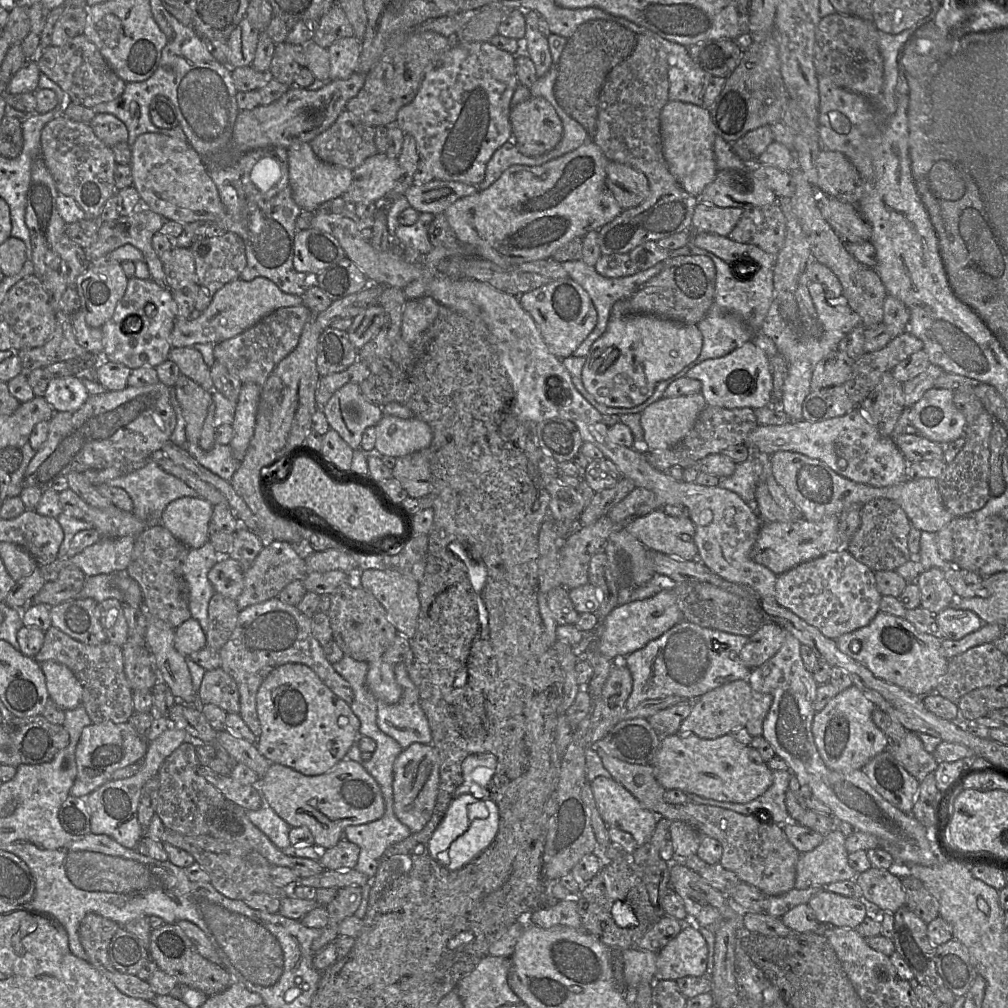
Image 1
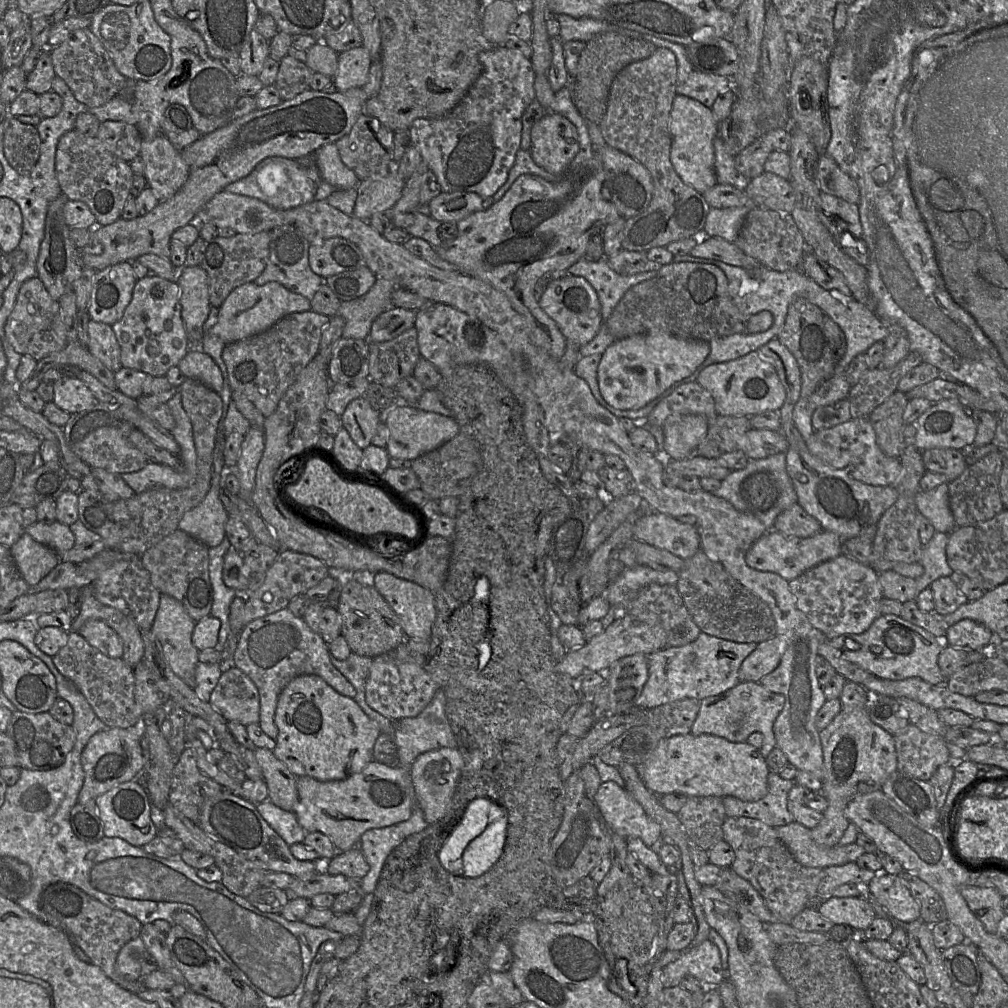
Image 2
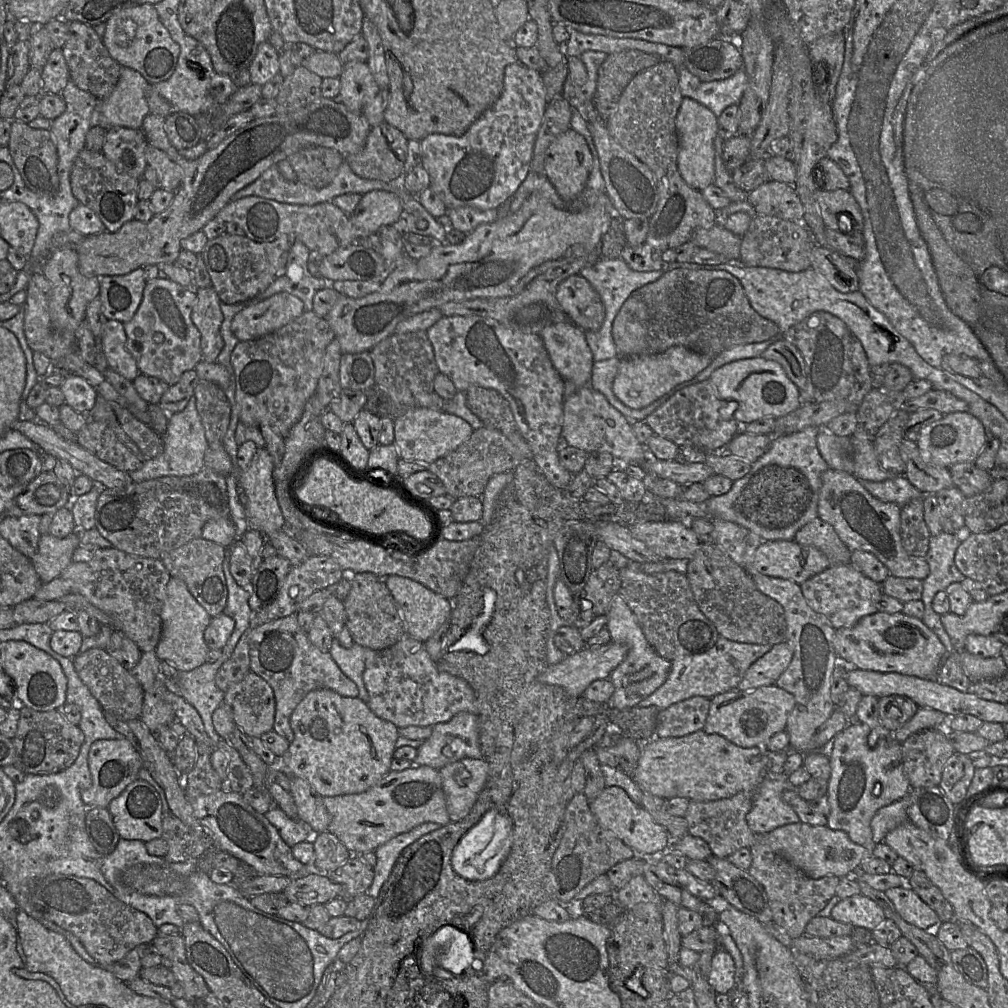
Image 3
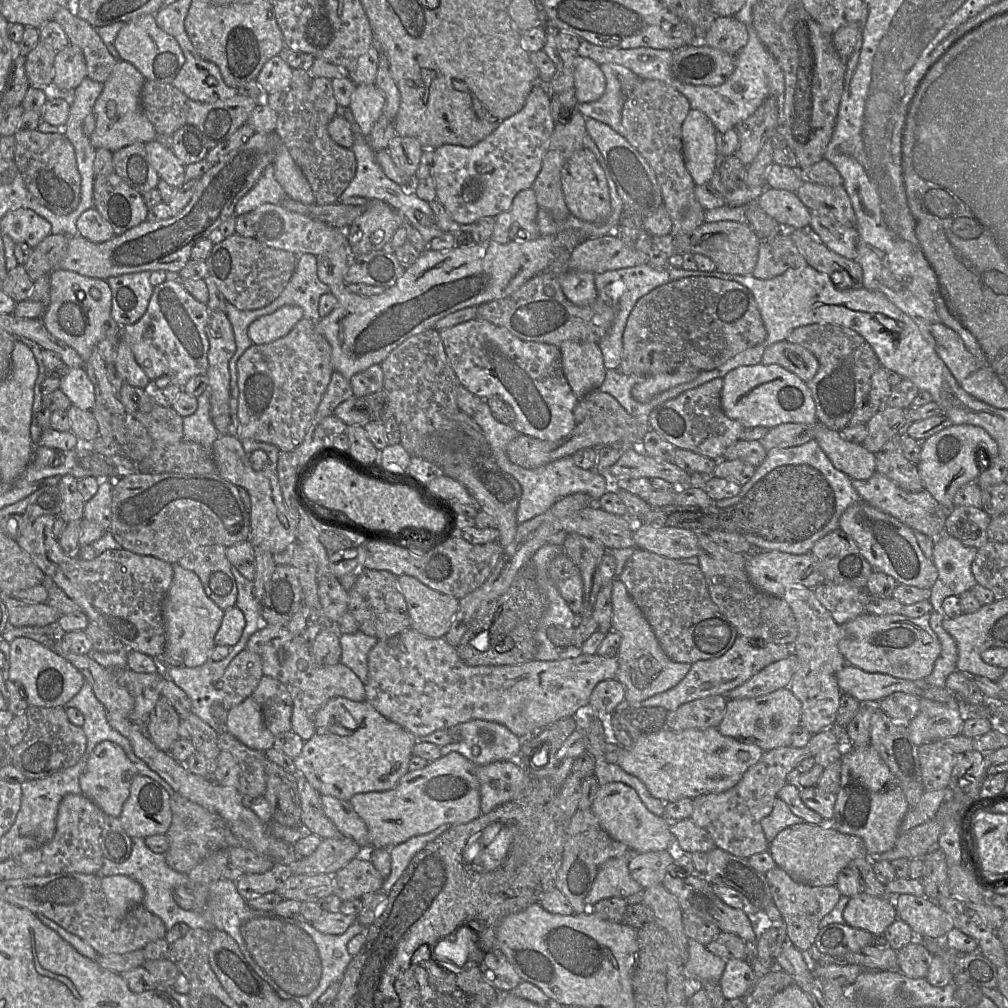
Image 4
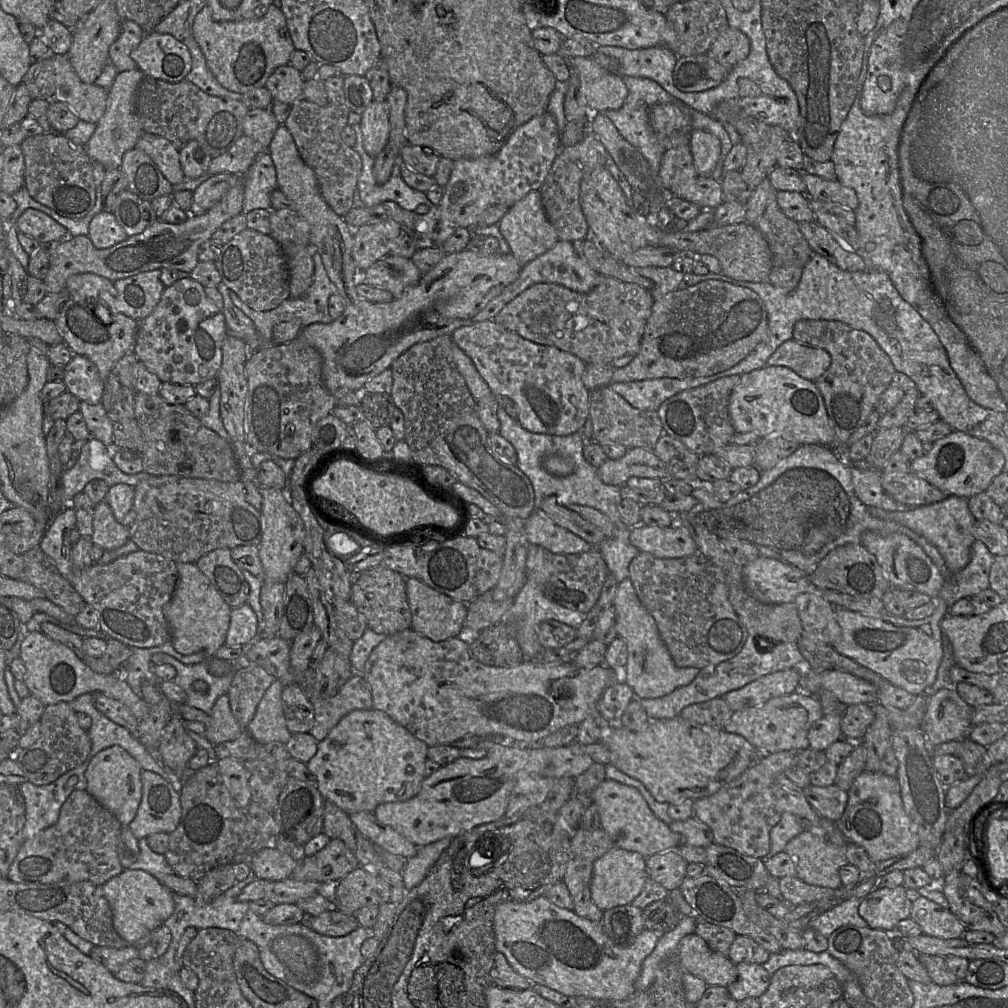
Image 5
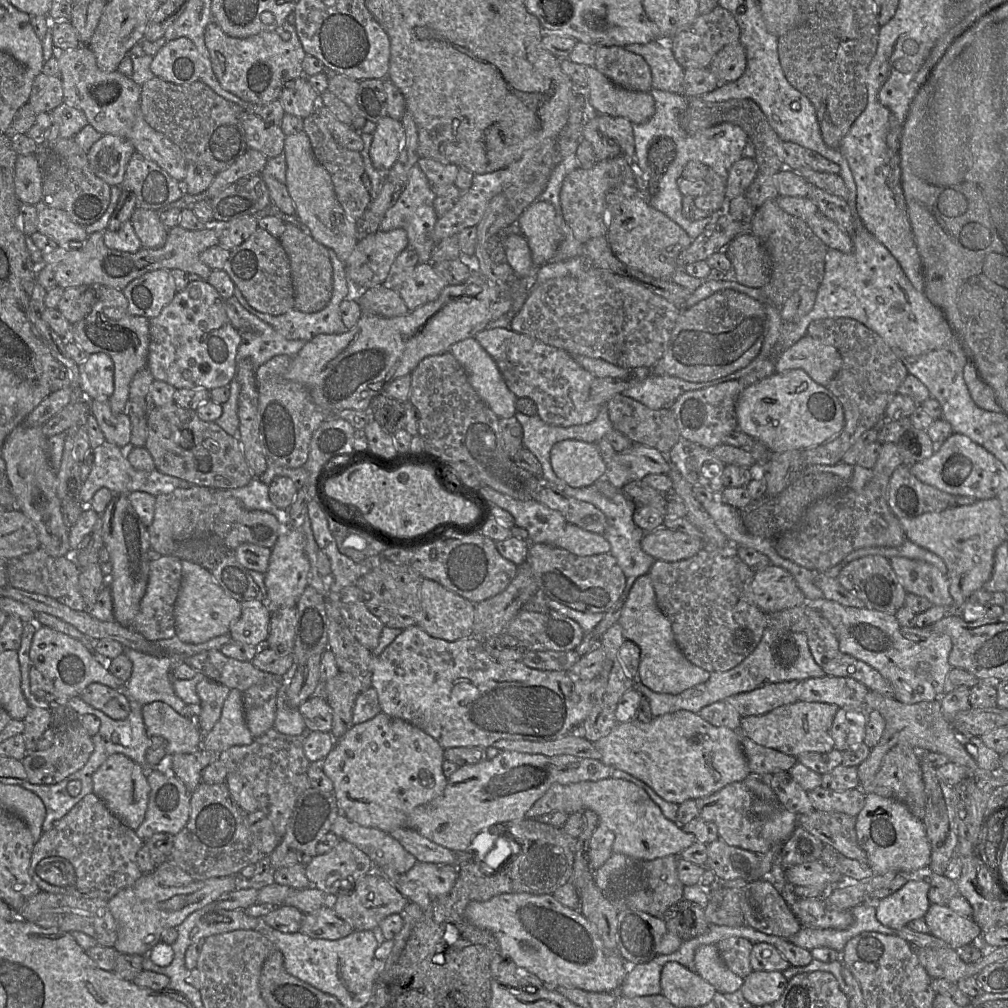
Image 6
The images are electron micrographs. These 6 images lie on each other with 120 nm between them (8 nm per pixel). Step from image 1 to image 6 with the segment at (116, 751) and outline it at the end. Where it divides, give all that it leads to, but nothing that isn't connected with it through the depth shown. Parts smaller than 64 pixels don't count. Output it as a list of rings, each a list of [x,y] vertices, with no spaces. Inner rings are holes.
[[[123,754],[110,755],[92,776],[93,793],[125,826],[135,831],[144,821],[150,786],[146,770]]]

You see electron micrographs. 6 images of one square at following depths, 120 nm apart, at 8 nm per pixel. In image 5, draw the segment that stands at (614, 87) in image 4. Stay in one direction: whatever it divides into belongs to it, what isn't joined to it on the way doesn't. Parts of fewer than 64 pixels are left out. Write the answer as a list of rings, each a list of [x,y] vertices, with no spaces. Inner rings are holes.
[[[635,76],[622,77],[628,89],[628,95],[624,104],[619,109],[607,110],[603,112],[603,114],[614,123],[621,136],[636,147],[648,161],[650,173],[652,178],[655,180],[654,186],[650,187],[646,194],[650,202],[650,217],[660,218],[661,210],[664,207],[667,196],[669,196],[658,184],[661,158],[668,149],[675,148],[680,145],[689,145],[690,133],[675,131],[669,136],[657,134],[649,122],[648,109],[655,104],[677,103],[682,101],[669,94],[657,82],[651,79]]]

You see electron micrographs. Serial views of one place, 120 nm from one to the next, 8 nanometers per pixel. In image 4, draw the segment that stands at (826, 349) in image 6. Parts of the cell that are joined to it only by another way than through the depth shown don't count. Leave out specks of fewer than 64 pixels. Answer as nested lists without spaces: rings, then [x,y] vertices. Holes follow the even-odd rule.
[[[787,340],[779,341],[767,347],[761,363],[779,365],[805,383],[813,379],[819,366],[818,360],[811,352]]]

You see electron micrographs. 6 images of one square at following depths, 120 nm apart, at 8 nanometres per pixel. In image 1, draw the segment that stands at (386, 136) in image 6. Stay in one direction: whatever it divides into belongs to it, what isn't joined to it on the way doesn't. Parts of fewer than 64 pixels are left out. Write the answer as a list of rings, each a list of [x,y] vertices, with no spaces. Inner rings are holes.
[[[354,36],[335,41],[327,51],[330,57],[330,80],[348,79],[358,71],[361,41]]]

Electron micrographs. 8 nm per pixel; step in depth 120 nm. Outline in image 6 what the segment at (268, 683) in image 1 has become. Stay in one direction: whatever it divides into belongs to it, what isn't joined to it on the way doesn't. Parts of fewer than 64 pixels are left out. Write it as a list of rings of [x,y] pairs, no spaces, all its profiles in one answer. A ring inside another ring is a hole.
[[[381,712],[368,721],[352,726],[339,740],[335,742],[332,750],[320,763],[320,766],[333,783],[333,794],[339,807],[339,813],[362,827],[376,828],[390,834],[391,831],[397,828],[406,828],[407,817],[416,807],[431,802],[443,793],[447,785],[447,777],[444,775],[442,769],[443,762],[445,761],[444,750],[445,749],[442,748],[433,737],[425,733],[420,728],[398,717],[393,717]]]

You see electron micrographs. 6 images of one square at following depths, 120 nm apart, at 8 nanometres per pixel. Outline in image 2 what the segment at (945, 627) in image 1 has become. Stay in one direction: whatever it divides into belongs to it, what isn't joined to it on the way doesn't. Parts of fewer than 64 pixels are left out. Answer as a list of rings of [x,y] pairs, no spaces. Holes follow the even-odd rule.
[[[963,619],[950,626],[946,638],[948,645],[965,650],[988,651],[995,646],[995,635],[971,619]]]

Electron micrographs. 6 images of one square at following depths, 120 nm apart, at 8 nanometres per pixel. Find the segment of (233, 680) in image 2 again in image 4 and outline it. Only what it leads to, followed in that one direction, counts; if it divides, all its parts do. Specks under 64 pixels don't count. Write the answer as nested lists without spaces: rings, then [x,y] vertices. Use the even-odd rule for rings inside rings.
[[[263,676],[250,697],[260,705],[264,724],[273,735],[292,731],[293,699],[282,682]]]

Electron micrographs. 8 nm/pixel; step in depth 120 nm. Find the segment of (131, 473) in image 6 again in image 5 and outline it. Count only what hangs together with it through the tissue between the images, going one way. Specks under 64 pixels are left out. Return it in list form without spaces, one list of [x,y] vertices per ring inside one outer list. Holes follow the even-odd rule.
[[[90,438],[86,443],[75,440],[72,444],[72,449],[81,448],[79,458],[75,465],[70,469],[65,469],[60,478],[60,484],[50,492],[50,506],[53,518],[61,512],[65,507],[71,507],[70,503],[74,496],[81,493],[86,484],[92,480],[103,480],[111,487],[116,484],[126,484],[132,487],[137,486],[141,481],[150,477],[146,472],[141,472],[135,475],[129,475],[122,472],[112,459],[112,448],[106,447],[102,442]]]

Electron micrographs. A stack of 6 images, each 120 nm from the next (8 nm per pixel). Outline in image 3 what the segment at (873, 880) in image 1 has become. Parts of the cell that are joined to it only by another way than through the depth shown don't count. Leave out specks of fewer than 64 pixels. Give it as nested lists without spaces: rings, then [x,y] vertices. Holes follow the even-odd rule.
[[[895,887],[886,890],[885,894],[907,923],[925,931],[932,931],[940,924],[937,913],[912,889]]]

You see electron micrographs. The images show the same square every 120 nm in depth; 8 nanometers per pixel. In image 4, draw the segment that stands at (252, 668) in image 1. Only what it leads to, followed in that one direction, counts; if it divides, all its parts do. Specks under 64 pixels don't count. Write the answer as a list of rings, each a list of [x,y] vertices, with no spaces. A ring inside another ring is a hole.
[[[261,626],[249,639],[247,647],[262,659],[264,676],[282,682],[293,699],[291,730],[304,742],[315,733],[315,717],[319,709],[330,699],[343,697],[355,702],[366,700],[365,685],[347,666],[338,663],[319,666],[302,636],[292,634],[287,626]]]

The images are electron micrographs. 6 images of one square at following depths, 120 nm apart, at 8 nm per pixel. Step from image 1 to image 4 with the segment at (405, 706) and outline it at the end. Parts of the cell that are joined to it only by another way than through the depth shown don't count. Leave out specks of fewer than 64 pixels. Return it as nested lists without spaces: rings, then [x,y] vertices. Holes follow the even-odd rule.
[[[472,720],[453,728],[458,729],[460,740],[442,746],[442,756],[458,753],[477,767],[518,758],[522,739],[501,724]]]

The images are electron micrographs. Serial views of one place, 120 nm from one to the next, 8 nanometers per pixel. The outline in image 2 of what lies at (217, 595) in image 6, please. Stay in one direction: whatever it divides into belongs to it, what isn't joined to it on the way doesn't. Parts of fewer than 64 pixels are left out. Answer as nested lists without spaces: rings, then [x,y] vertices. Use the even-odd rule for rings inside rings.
[[[161,595],[160,604],[151,627],[153,642],[164,661],[173,672],[188,686],[195,688],[194,672],[199,662],[199,650],[192,643],[192,633],[195,627],[194,621],[186,612],[183,604],[169,595]]]

